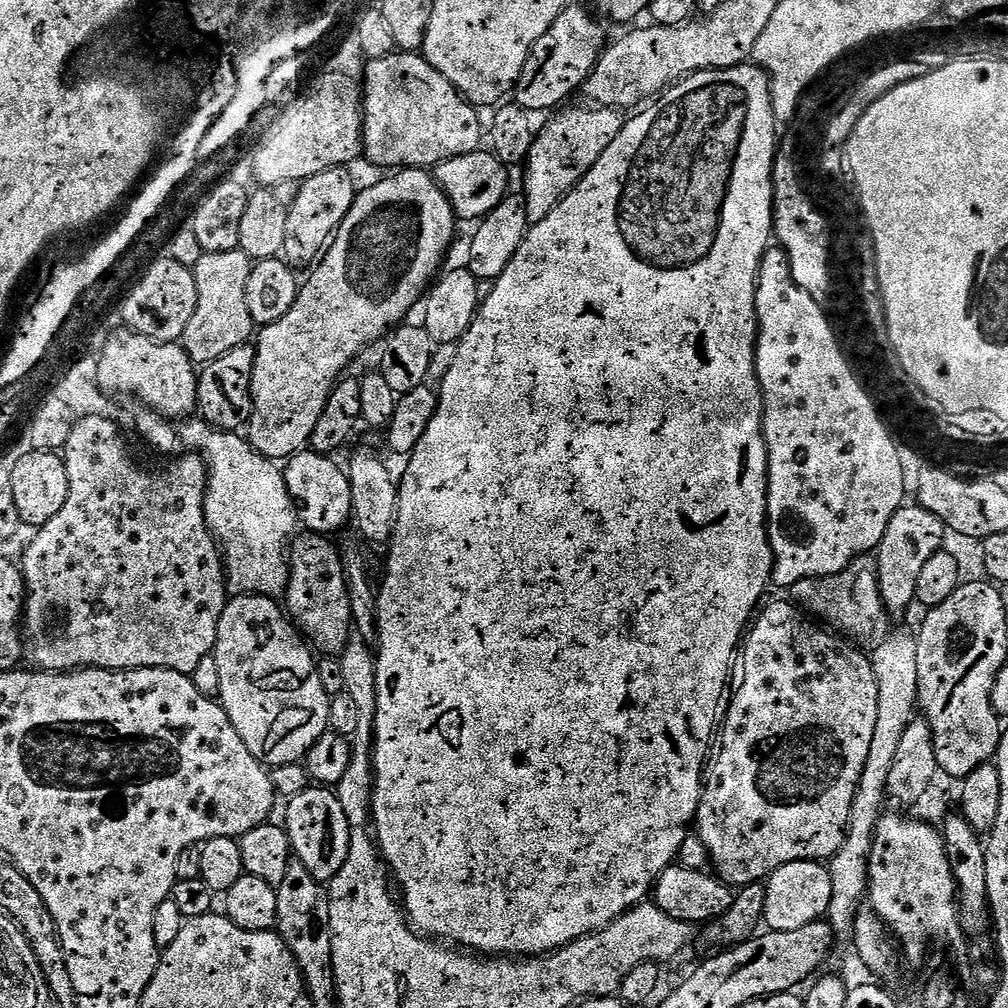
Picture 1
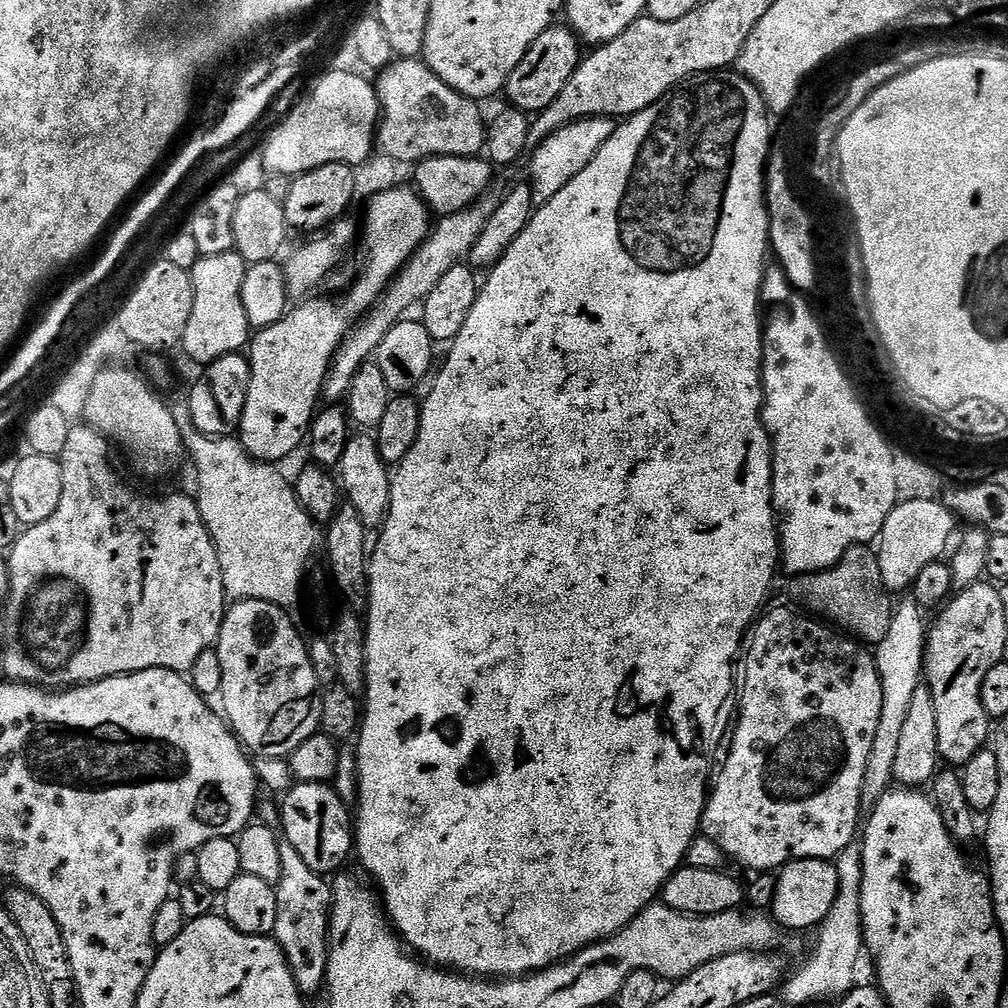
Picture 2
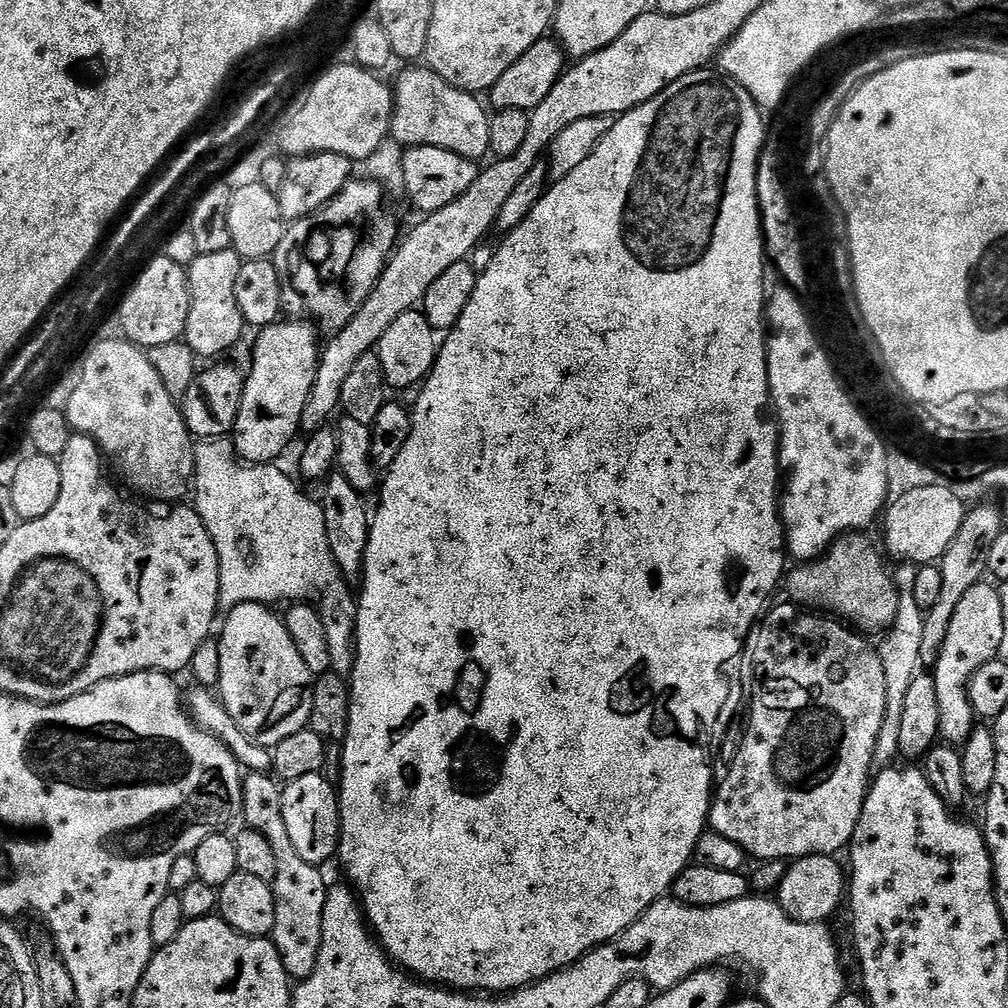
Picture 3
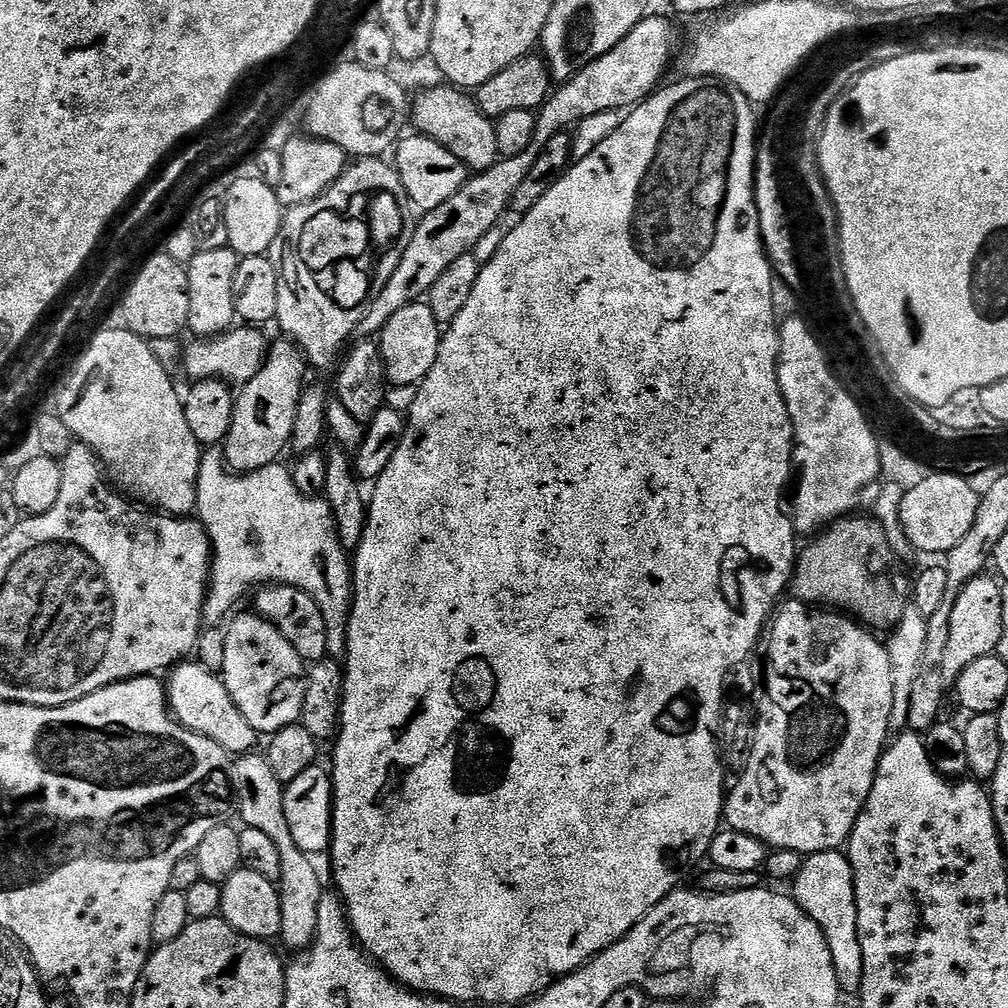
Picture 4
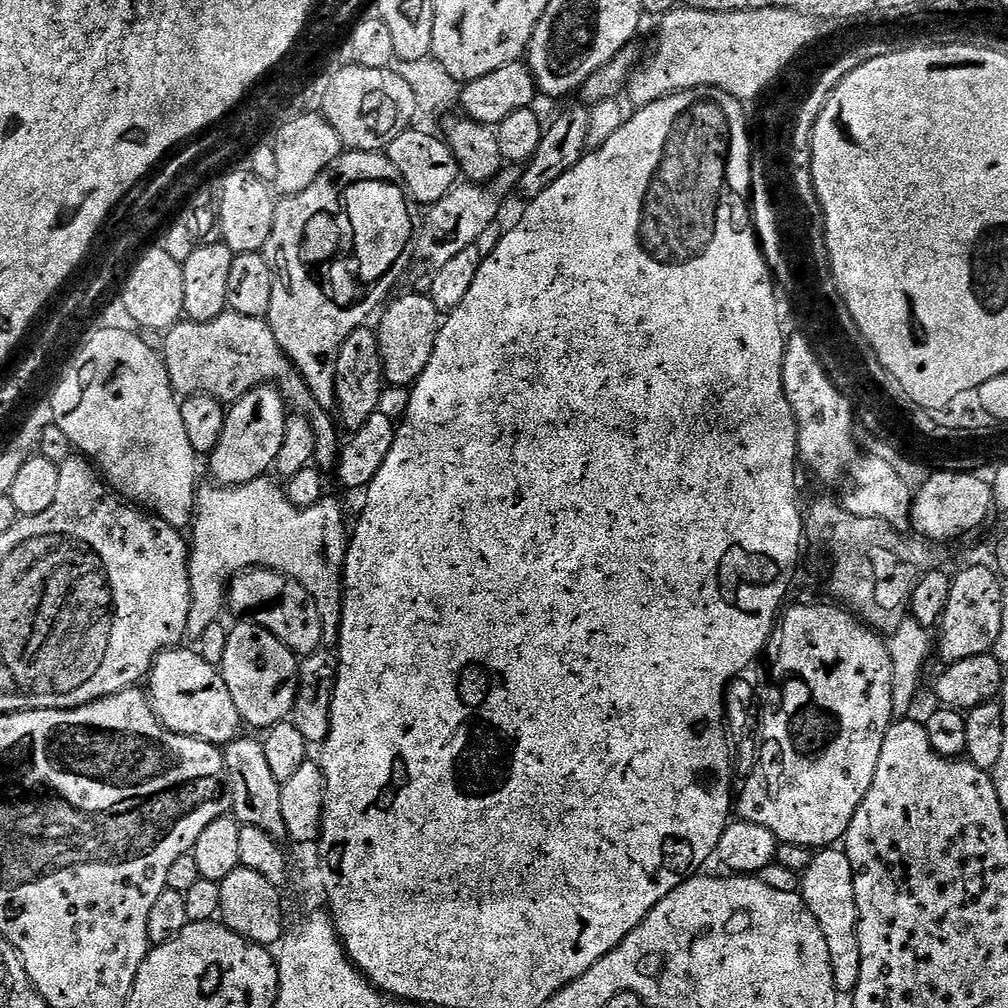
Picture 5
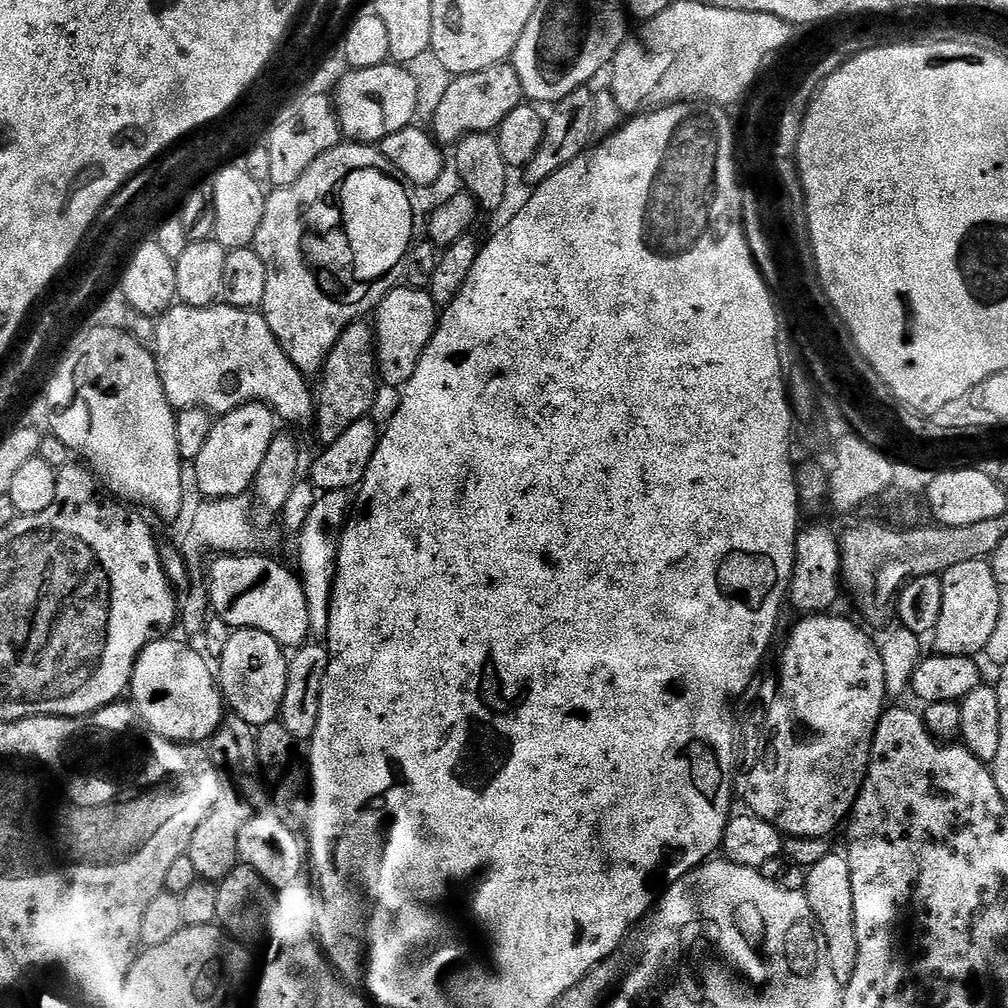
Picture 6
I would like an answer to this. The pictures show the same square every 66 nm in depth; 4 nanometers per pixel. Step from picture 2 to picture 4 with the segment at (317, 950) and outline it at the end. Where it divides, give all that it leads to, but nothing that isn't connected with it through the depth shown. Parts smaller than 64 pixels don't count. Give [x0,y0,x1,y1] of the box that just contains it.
[230,754,325,950]

